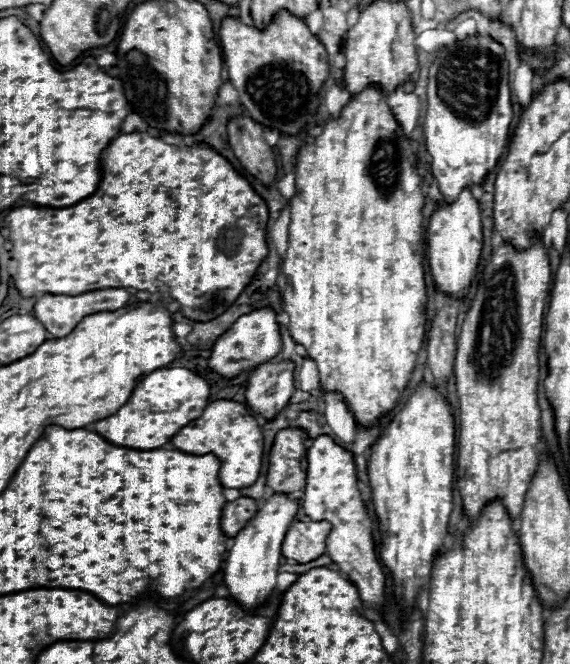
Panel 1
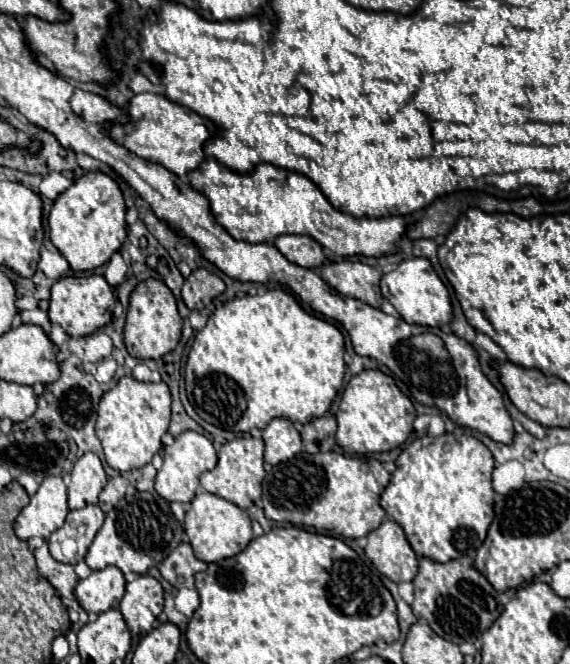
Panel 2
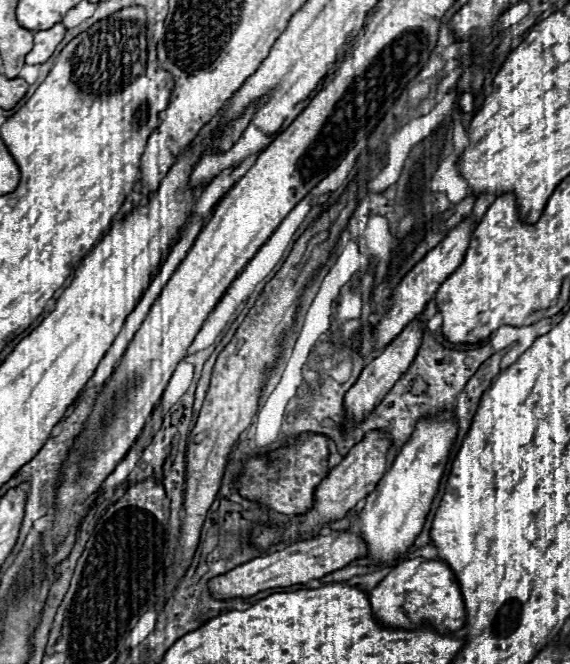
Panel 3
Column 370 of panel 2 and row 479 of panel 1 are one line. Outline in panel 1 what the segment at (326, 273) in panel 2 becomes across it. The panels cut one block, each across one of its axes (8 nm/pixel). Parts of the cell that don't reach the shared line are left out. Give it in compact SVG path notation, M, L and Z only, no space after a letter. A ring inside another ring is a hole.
M284 428L276 434L270 450L266 484L274 492L298 492L306 484L310 438L302 428Z

